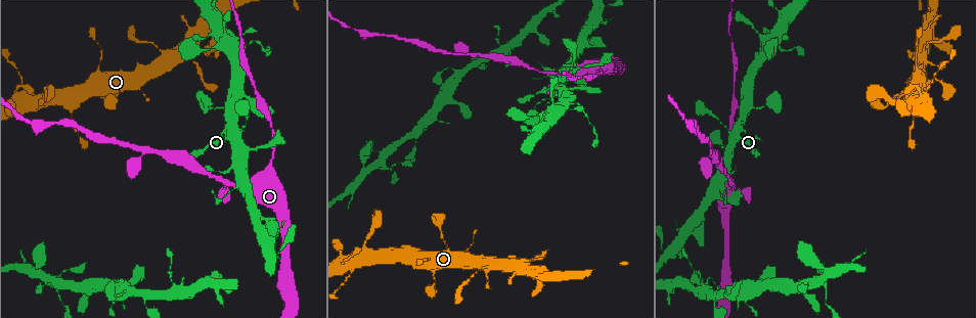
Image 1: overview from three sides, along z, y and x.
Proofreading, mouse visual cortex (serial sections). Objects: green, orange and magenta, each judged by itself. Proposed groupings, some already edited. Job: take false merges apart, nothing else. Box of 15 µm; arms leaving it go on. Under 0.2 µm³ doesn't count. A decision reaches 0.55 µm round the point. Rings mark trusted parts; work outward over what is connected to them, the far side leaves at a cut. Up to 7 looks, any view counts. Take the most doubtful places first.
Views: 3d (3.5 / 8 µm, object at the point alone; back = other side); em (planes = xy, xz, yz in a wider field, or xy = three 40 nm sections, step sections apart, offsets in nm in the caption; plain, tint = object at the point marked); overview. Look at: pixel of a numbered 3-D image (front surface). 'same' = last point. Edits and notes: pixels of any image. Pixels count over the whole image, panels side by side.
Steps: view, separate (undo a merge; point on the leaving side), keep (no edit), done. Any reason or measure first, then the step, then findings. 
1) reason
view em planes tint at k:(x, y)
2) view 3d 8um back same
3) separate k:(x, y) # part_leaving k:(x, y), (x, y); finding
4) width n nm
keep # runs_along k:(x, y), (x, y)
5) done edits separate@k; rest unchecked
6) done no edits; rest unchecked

thick turns thin
view 3d 8um at 1:(598, 67)

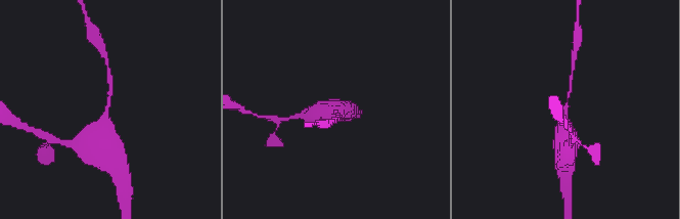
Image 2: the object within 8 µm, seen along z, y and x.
view 3d 3.5um at 2:(567, 112)

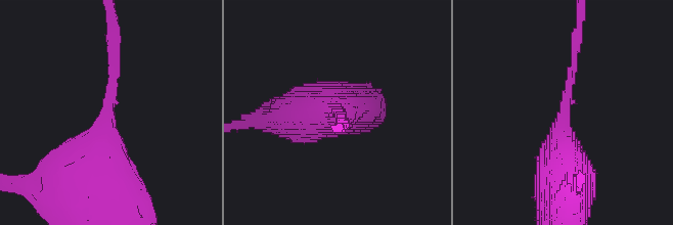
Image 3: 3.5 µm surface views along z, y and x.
arm_widths 150, 800 nm
view em xy step 2 tint at 3:(565, 116)

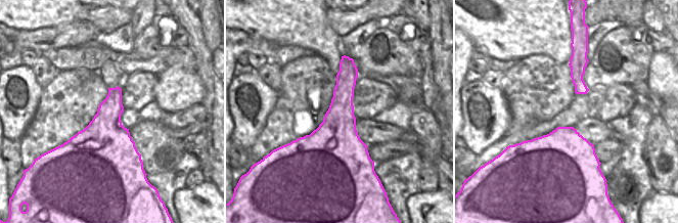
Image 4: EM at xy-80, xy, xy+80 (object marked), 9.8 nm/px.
keep # runs_along 3:(89, 200), (102, 179), (111, 50); all the same cell

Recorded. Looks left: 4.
three arms meet
view 3d 8um at 1:(271, 254)

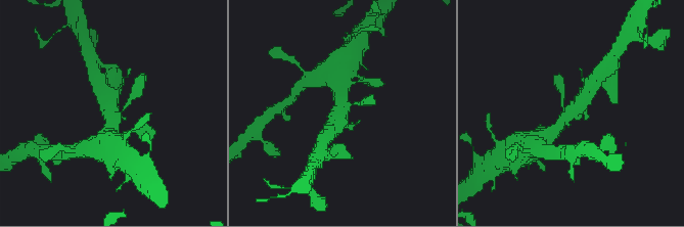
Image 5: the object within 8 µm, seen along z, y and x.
view em xy step 3 tint at 5:(112, 113)

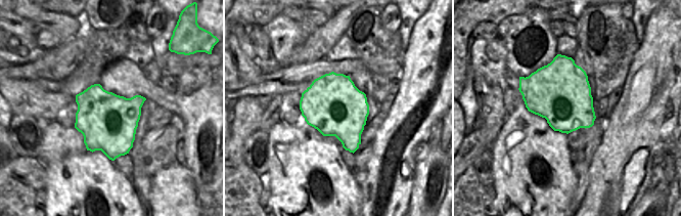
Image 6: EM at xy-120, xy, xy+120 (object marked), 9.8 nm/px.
keep # all the same cell

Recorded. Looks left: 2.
thick turns thin
view 3d 8um at 1:(168, 154)

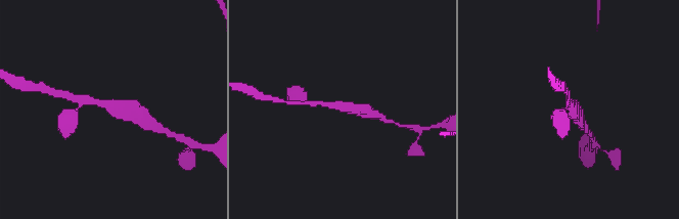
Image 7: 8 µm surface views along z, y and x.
arm_widths 200, 450 nm
view em planes tint at 7:(570, 107)

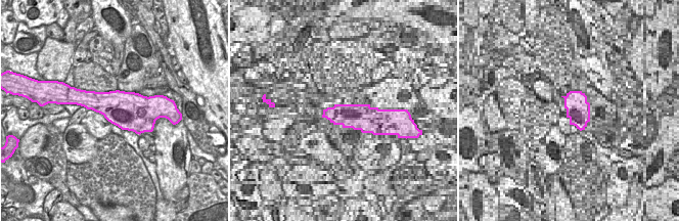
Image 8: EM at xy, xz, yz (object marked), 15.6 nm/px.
keep # runs_along 7:(140, 115), (85, 98); one cell here

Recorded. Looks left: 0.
done no edits; rest unchecked

